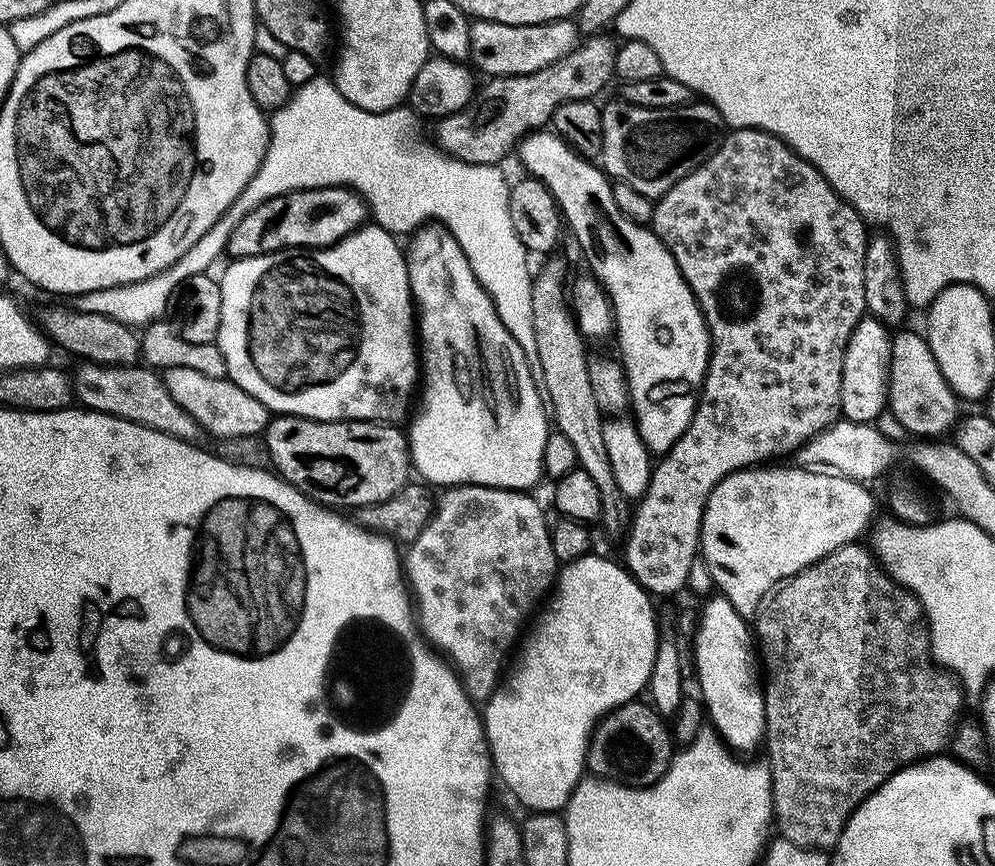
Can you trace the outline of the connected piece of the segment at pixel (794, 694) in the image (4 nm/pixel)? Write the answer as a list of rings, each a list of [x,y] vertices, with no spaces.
[[[853,542],[846,544],[844,547],[834,550],[830,554],[826,554],[826,558],[822,558],[818,562],[814,562],[809,568],[804,568],[797,576],[792,576],[789,580],[784,581],[765,599],[760,605],[759,612],[754,617],[754,636],[758,641],[758,656],[762,661],[762,687],[764,689],[764,739],[763,743],[768,744],[768,757],[766,763],[770,774],[772,775],[772,815],[774,817],[775,827],[780,827],[779,835],[785,840],[794,842],[794,846],[802,846],[803,848],[815,848],[817,850],[835,849],[837,842],[840,840],[842,830],[846,826],[846,822],[854,814],[854,810],[858,805],[871,794],[875,788],[881,788],[895,772],[899,772],[901,768],[908,767],[909,764],[917,763],[925,758],[935,757],[937,754],[943,753],[949,747],[950,741],[955,733],[956,725],[962,719],[960,711],[964,708],[964,700],[966,701],[966,693],[960,686],[960,681],[952,675],[951,672],[939,667],[935,660],[932,659],[932,642],[928,634],[928,622],[924,614],[924,607],[917,600],[916,595],[909,592],[907,588],[903,588],[898,581],[892,579],[887,572],[884,571],[879,560],[867,547],[863,548],[863,543]]]

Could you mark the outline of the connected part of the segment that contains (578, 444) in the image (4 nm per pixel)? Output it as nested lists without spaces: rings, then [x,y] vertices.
[[[556,258],[545,259],[548,261],[545,262],[544,269],[537,271],[532,281],[532,317],[536,339],[534,360],[538,365],[539,379],[542,381],[542,392],[550,409],[555,431],[570,438],[579,467],[589,472],[598,486],[602,525],[604,524],[608,532],[623,533],[630,523],[630,504],[616,489],[610,458],[606,458],[606,442],[602,442],[605,417],[594,398],[594,390],[590,387],[589,355],[584,352],[585,339],[580,335],[566,303],[564,264],[560,260],[552,259]]]

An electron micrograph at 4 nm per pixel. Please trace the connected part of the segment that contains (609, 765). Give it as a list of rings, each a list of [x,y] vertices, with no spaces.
[[[640,698],[606,713],[597,722],[588,742],[587,771],[596,778],[607,778],[613,782],[625,780],[633,788],[656,784],[666,774],[674,755],[674,736],[669,725],[667,728],[664,724],[667,724],[665,717],[651,703]]]

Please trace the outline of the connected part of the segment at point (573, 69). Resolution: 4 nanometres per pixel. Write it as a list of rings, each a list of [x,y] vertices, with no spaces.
[[[592,34],[585,40],[588,40],[585,44],[584,41],[577,43],[575,50],[570,54],[537,72],[525,76],[493,76],[485,79],[484,89],[481,87],[460,112],[450,113],[438,120],[434,140],[440,151],[467,164],[499,165],[500,159],[511,148],[513,151],[525,136],[533,130],[543,129],[551,121],[558,106],[571,100],[590,100],[599,97],[598,94],[607,86],[608,79],[613,79],[617,45],[612,44],[608,34]]]

